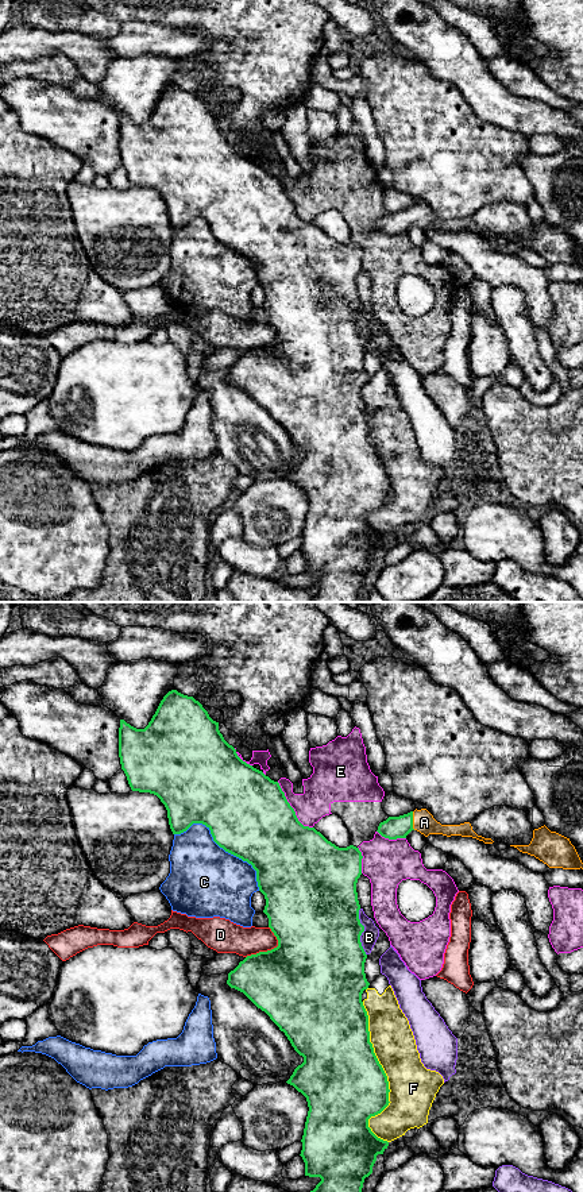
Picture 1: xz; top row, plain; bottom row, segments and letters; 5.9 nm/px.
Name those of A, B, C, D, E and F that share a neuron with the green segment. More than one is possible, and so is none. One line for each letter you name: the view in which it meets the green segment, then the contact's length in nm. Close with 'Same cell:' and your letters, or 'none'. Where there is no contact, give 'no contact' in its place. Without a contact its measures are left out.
A: xz | 110 nm
Same cell: A

